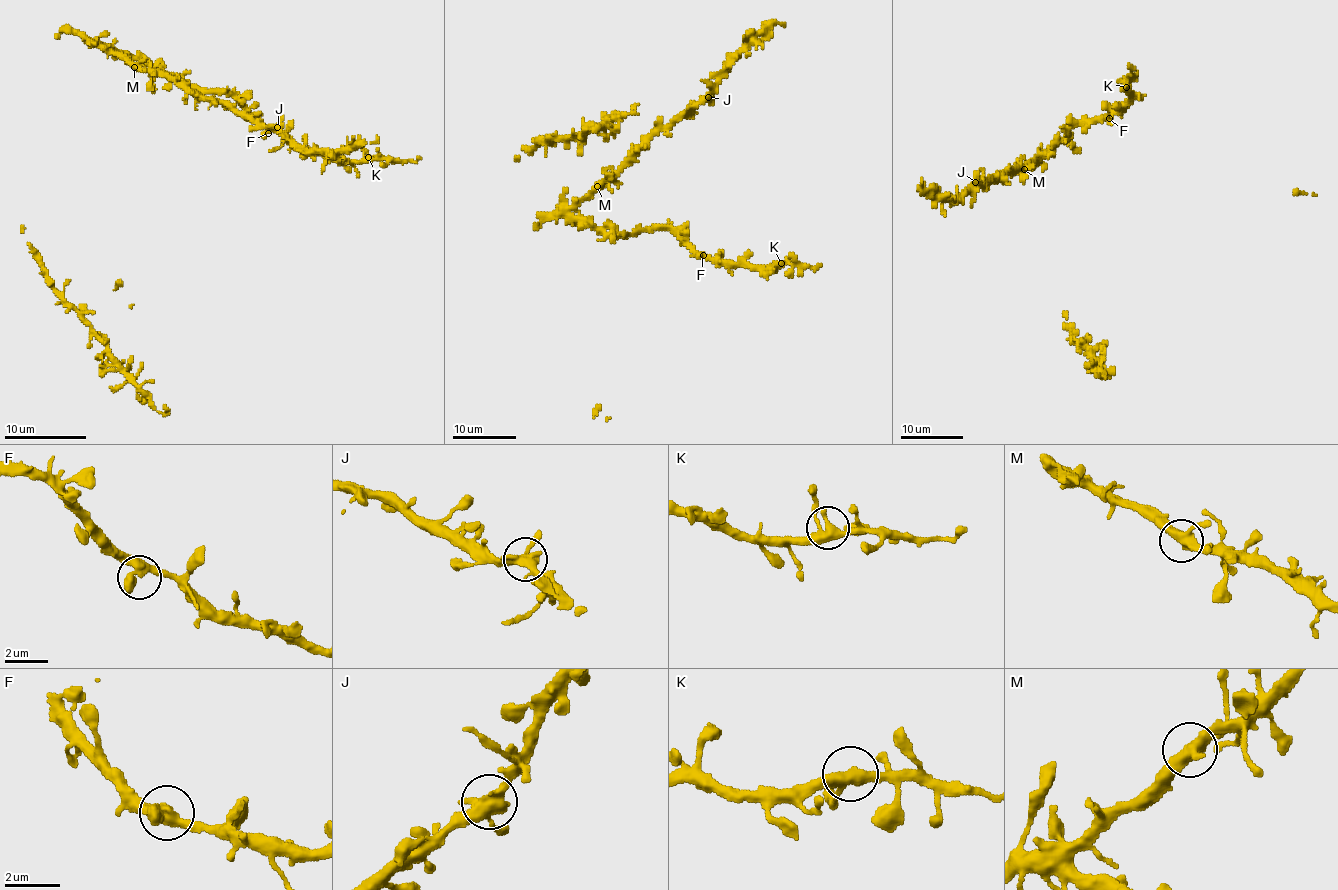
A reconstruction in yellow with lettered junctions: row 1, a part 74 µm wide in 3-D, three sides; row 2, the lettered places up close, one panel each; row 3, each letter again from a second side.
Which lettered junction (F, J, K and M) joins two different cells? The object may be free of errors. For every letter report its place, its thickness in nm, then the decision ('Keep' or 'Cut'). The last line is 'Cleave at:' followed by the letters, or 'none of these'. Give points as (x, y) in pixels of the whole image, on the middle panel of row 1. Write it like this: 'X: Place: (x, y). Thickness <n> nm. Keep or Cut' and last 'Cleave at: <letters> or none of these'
F: Place: (703, 255). Thickness 380 nm. Keep
J: Place: (708, 97). Thickness 380 nm. Keep
K: Place: (781, 263). Thickness 360 nm. Keep
M: Place: (597, 186). Thickness 360 nm. Keep
Cleave at: none of these

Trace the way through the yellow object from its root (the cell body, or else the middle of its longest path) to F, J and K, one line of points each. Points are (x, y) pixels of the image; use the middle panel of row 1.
F: (580, 221), (626, 235), (655, 228), (669, 228), (696, 253), (703, 255)
J: (580, 221), (570, 213), (572, 209), (603, 182), (614, 178), (654, 134), (668, 129), (708, 97)
K: (580, 221), (626, 235), (655, 228), (669, 228), (693, 251), (711, 259), (759, 267), (773, 267), (781, 263)

